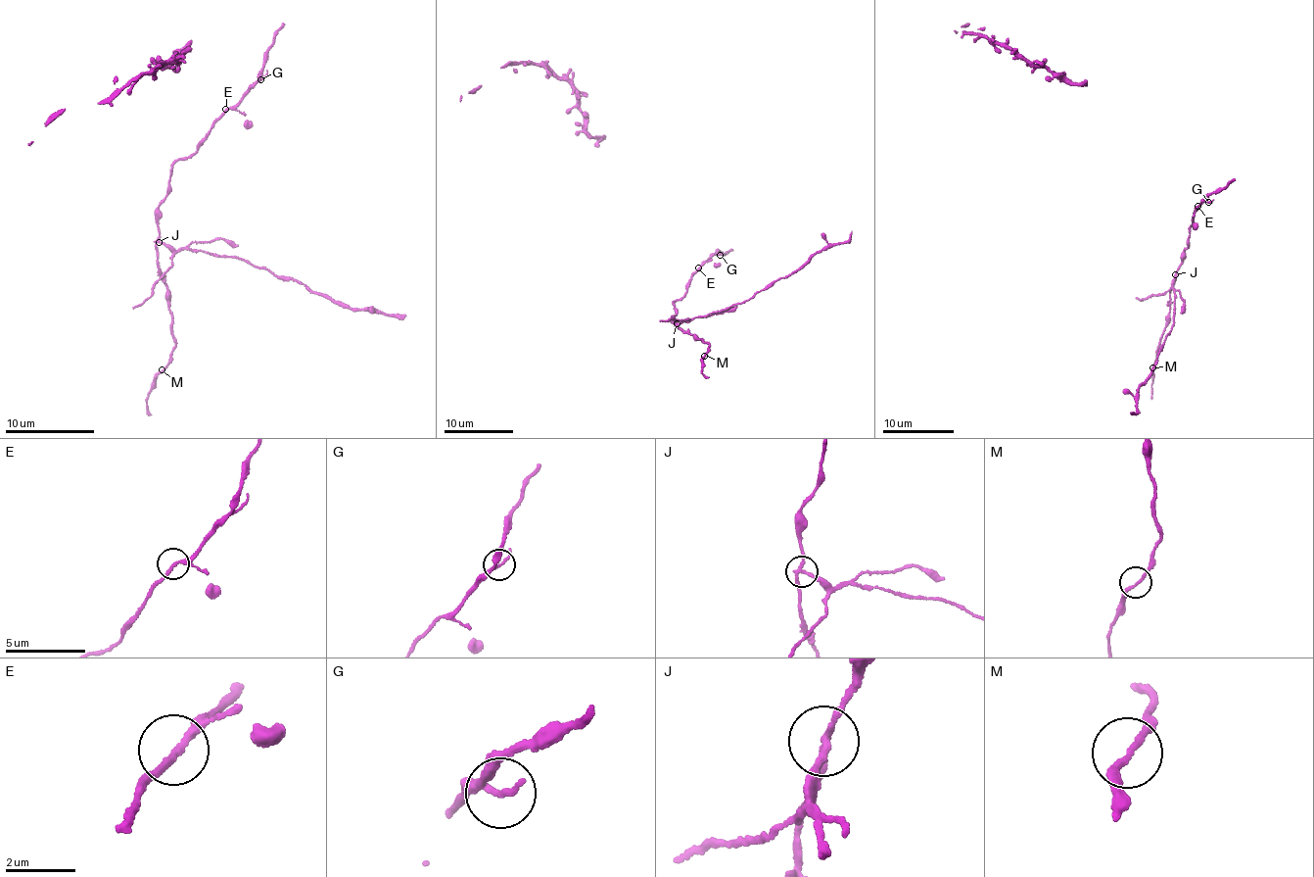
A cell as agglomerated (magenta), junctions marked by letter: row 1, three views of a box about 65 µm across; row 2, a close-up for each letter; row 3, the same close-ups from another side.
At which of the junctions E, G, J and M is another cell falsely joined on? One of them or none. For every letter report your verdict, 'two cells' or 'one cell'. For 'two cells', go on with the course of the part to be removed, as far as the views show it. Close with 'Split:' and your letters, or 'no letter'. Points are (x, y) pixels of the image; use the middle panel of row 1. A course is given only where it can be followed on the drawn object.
E: one cell
G: one cell
J: two cells; course (677, 323), (741, 303), (790, 275), (815, 253), (846, 242), (852, 231)
M: one cell
Split: J

